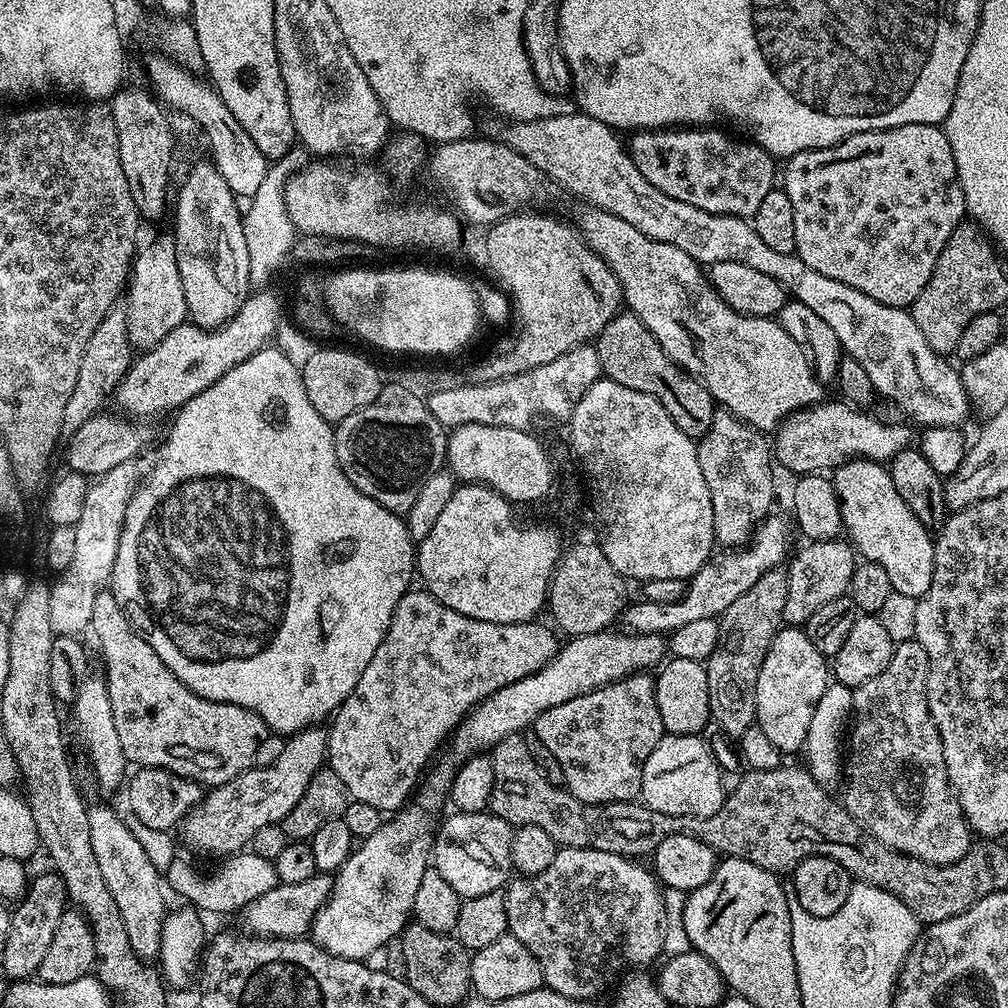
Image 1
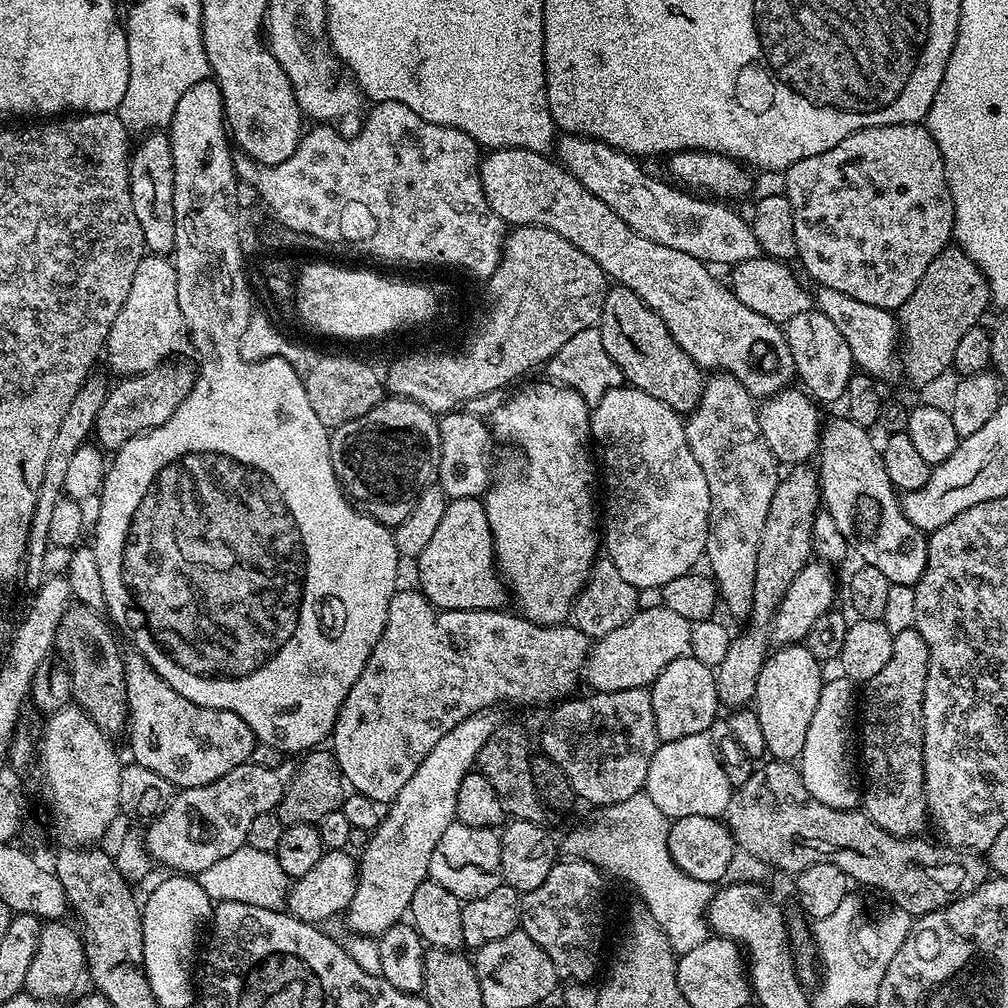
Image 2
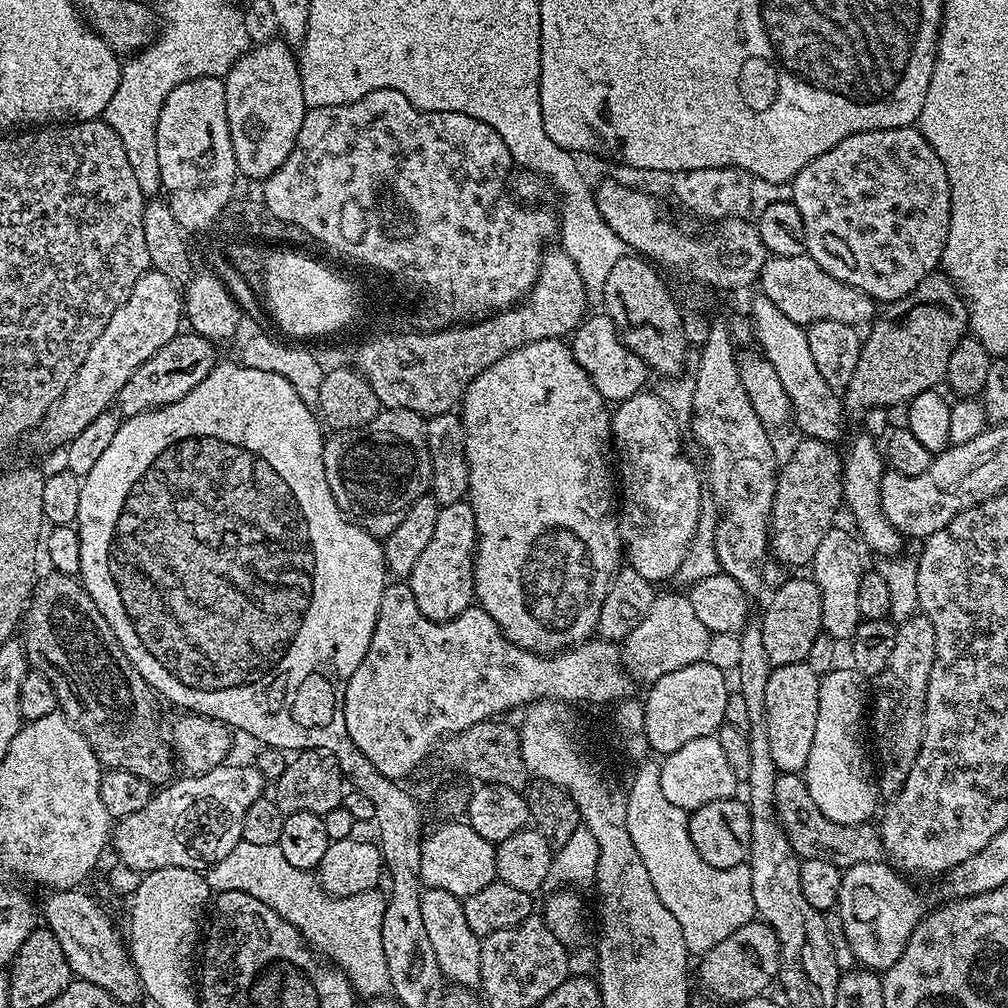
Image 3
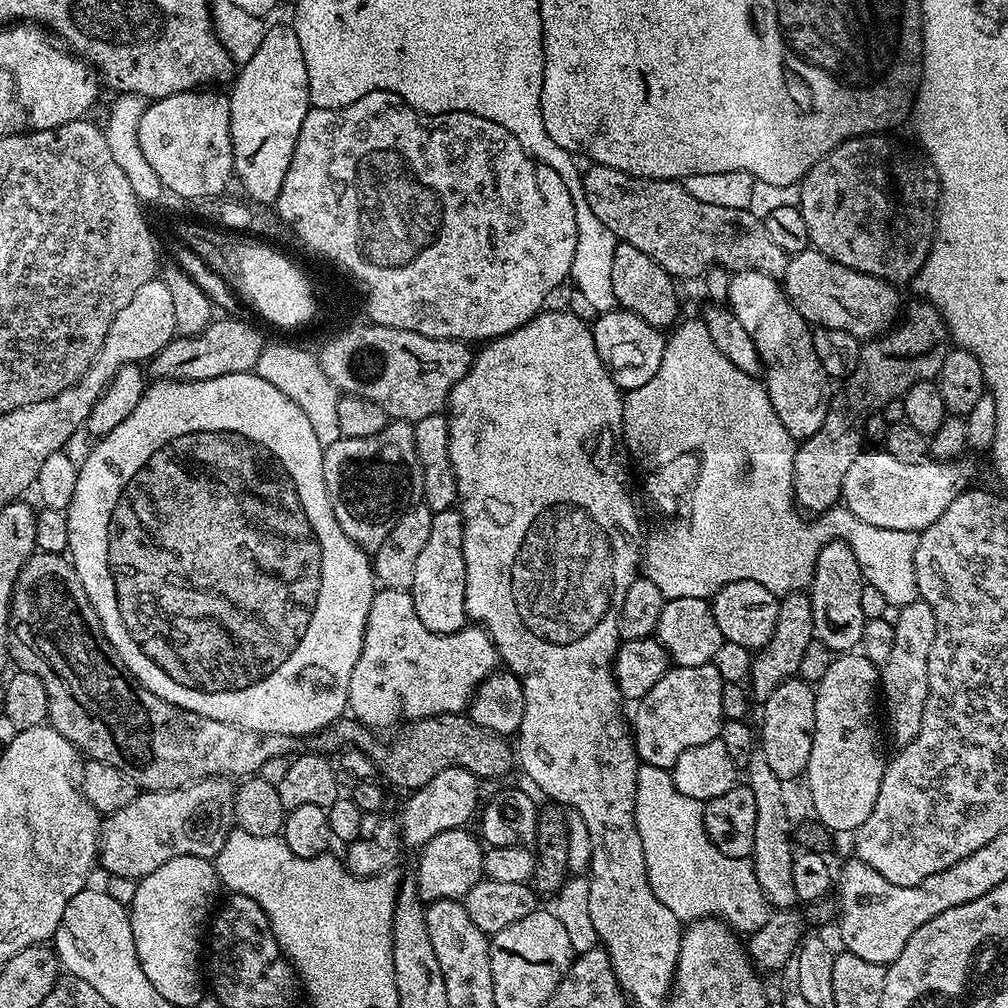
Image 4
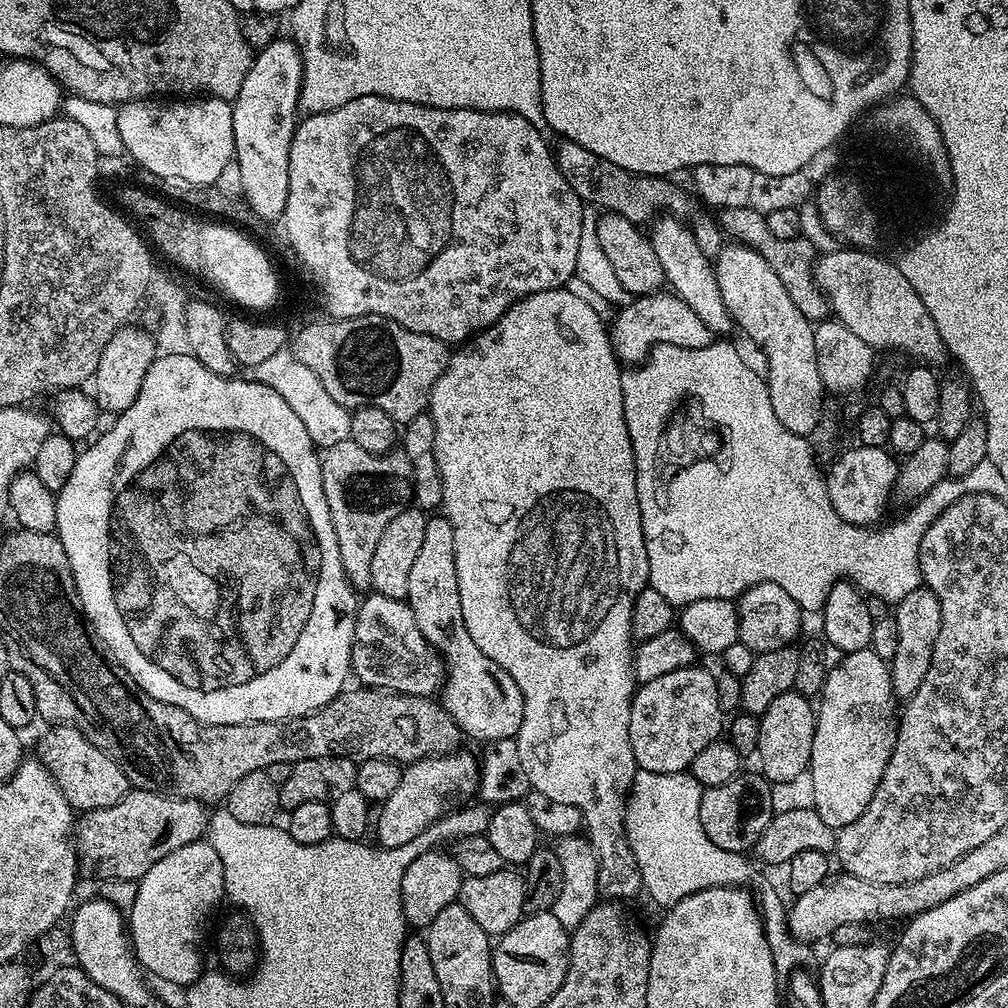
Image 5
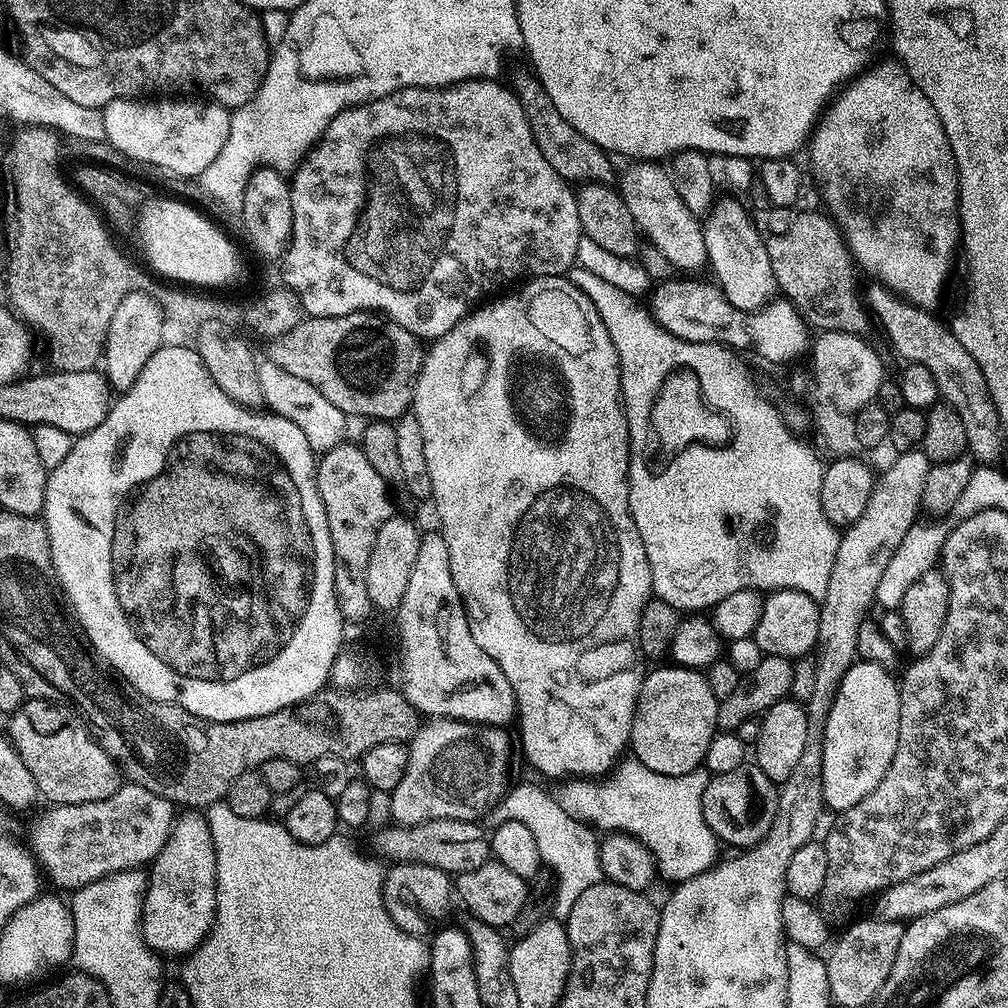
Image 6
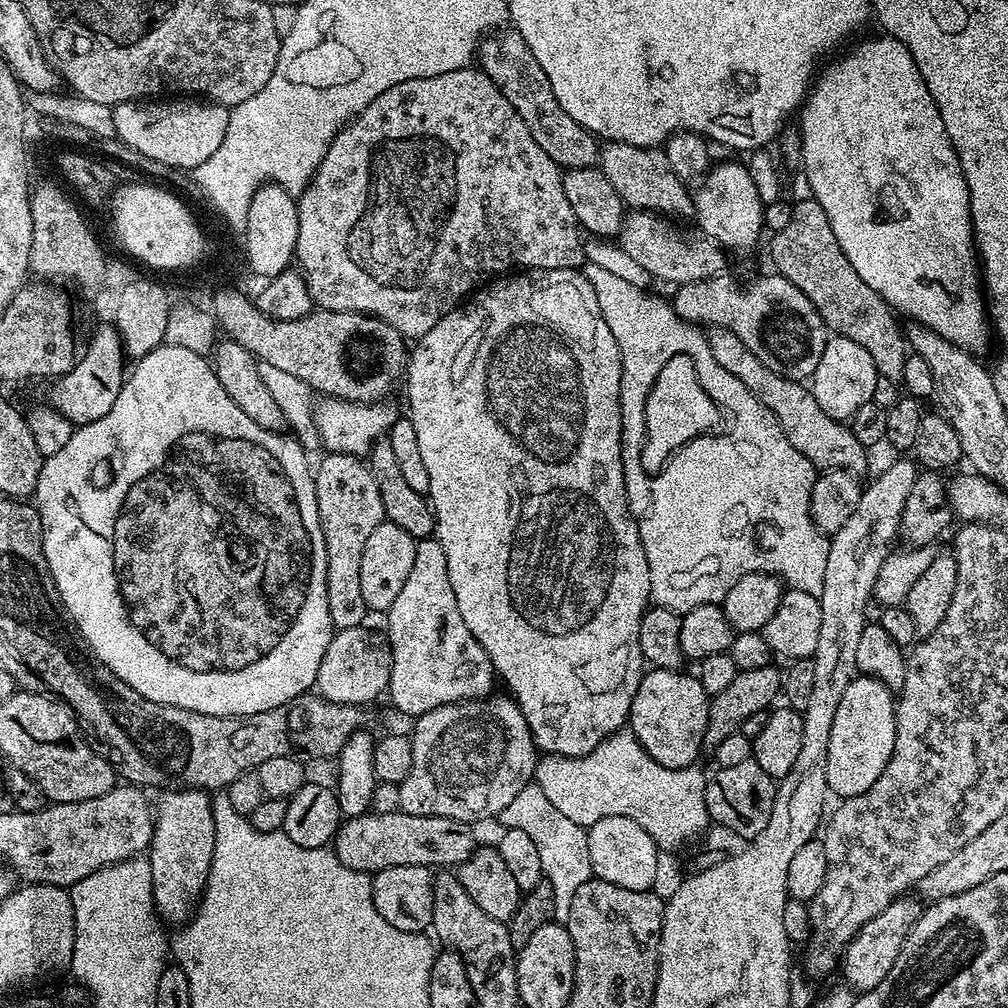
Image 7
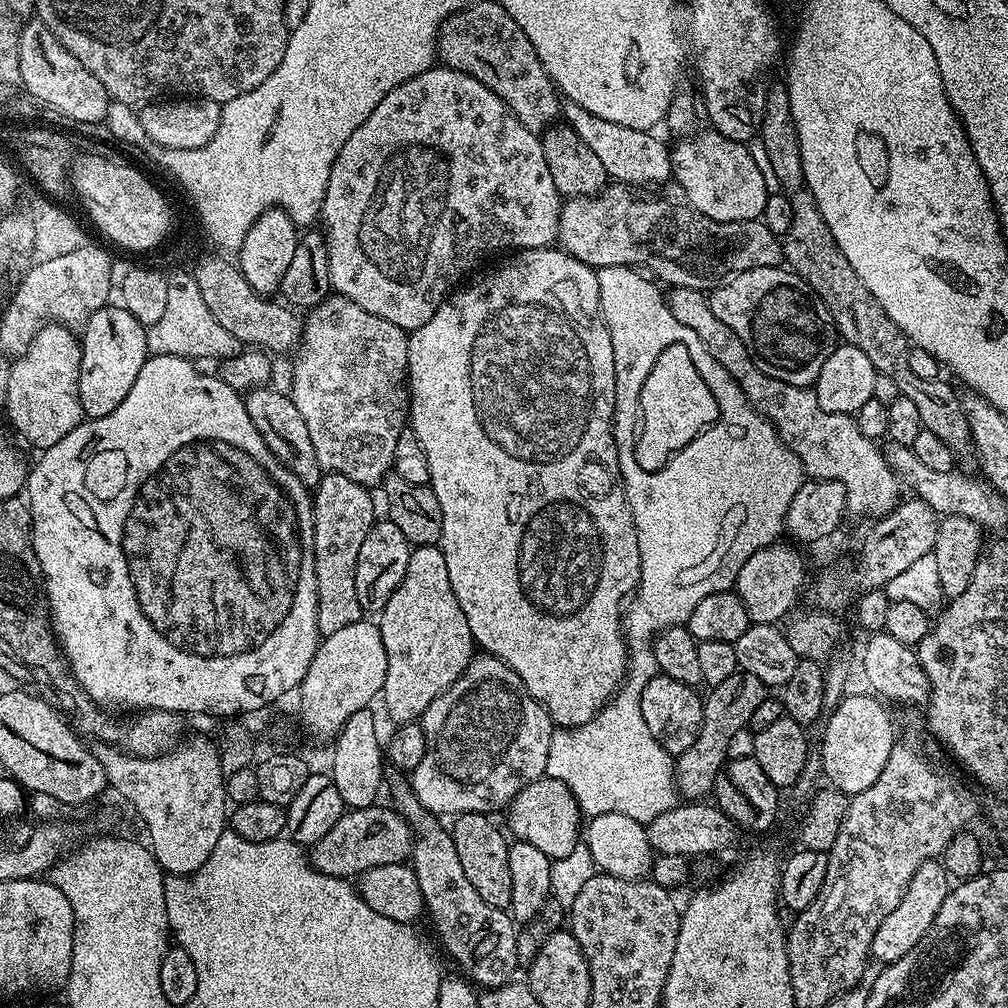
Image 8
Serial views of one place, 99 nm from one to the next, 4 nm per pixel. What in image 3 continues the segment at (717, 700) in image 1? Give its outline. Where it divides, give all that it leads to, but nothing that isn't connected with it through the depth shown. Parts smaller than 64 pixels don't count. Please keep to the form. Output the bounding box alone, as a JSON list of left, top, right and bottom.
[770,439,845,568]

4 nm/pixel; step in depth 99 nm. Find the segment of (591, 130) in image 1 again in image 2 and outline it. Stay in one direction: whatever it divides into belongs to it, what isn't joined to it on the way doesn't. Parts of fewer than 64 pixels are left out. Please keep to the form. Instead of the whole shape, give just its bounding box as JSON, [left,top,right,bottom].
[554,134,898,378]

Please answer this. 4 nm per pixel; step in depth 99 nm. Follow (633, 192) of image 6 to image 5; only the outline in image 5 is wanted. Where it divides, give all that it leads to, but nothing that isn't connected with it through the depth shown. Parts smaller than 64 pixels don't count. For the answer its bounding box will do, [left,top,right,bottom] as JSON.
[650,214,733,334]

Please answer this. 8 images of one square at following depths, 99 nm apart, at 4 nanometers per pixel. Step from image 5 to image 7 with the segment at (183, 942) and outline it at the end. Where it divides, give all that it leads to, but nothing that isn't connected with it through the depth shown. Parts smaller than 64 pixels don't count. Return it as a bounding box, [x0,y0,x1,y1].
[146,788,216,925]

